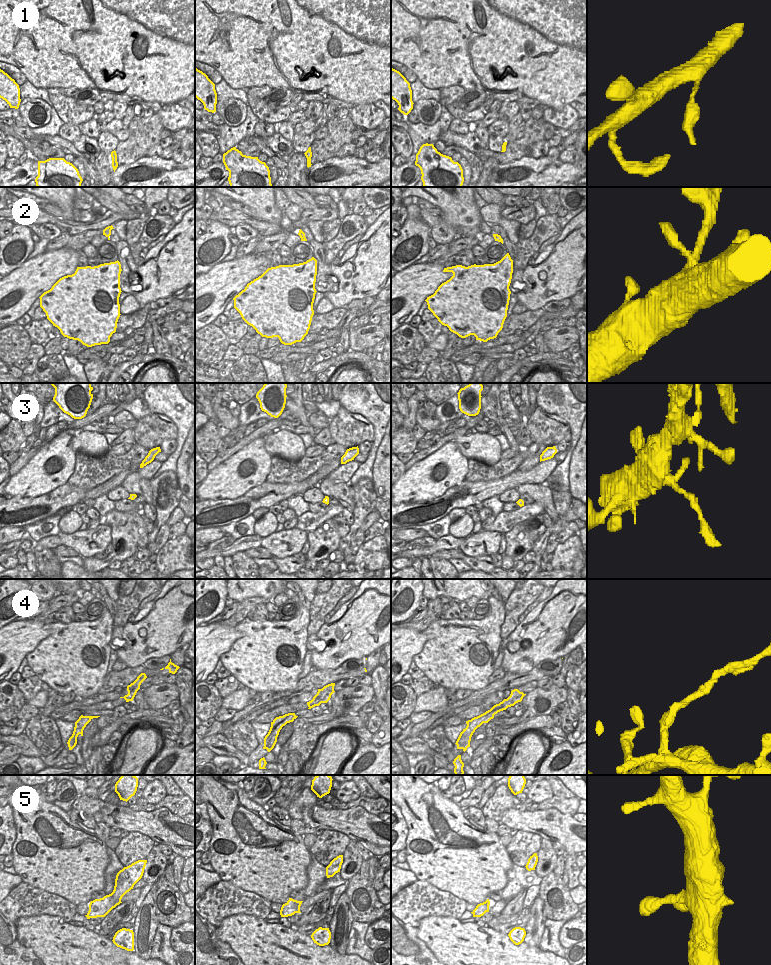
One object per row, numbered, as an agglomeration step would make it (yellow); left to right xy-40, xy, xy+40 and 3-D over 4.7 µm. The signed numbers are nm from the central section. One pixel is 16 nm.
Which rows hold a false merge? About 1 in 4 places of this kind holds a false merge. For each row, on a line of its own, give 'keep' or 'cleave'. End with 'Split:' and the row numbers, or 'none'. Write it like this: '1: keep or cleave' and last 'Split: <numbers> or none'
1: keep
2: keep
3: keep
4: cleave
5: keep
Split: 4

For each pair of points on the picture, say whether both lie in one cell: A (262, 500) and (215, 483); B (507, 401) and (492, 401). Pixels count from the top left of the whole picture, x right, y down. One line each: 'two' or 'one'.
A: two
B: two

